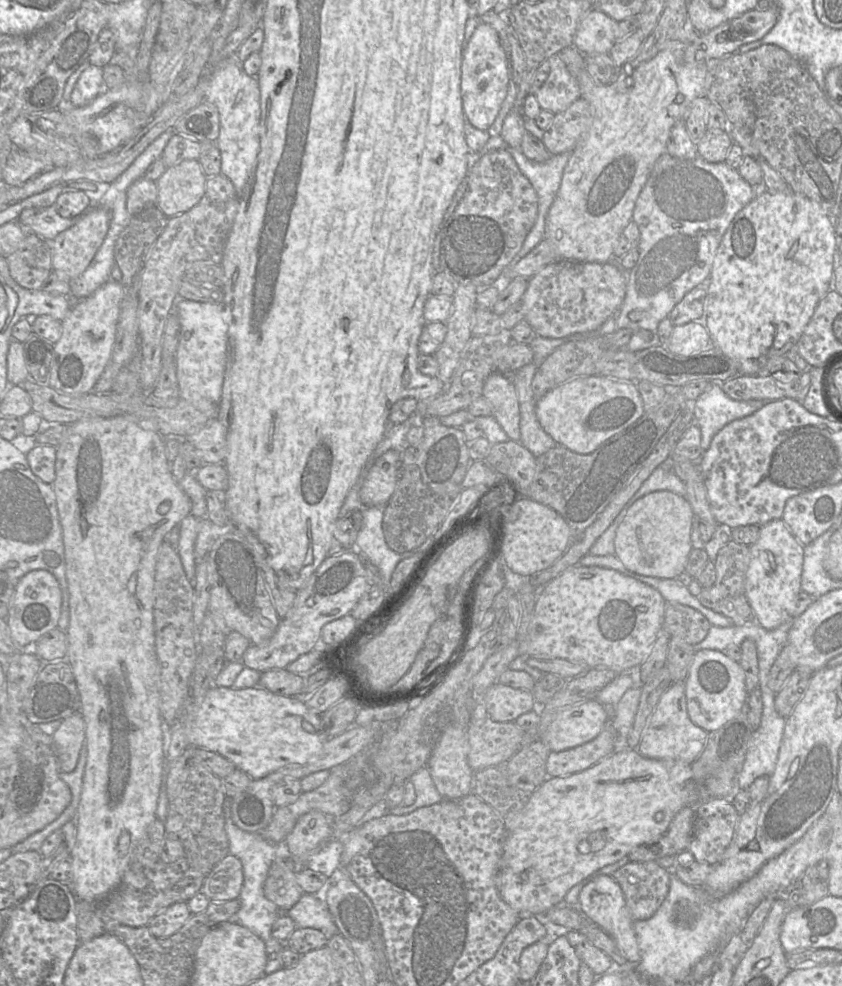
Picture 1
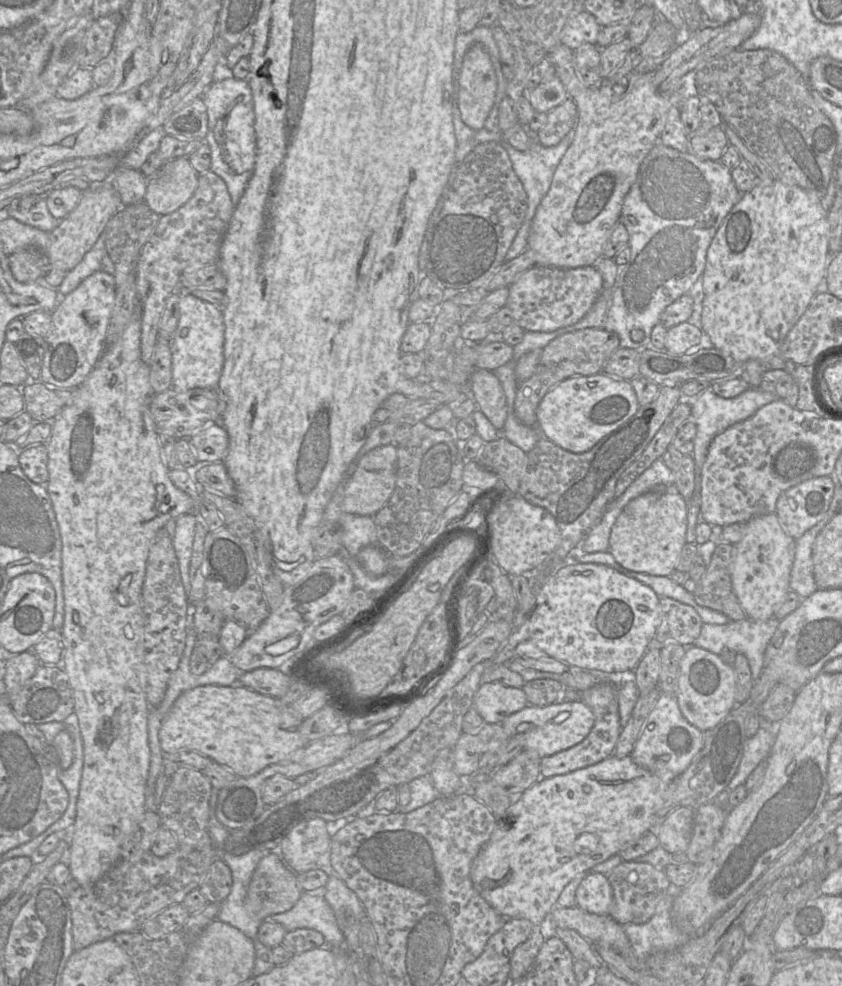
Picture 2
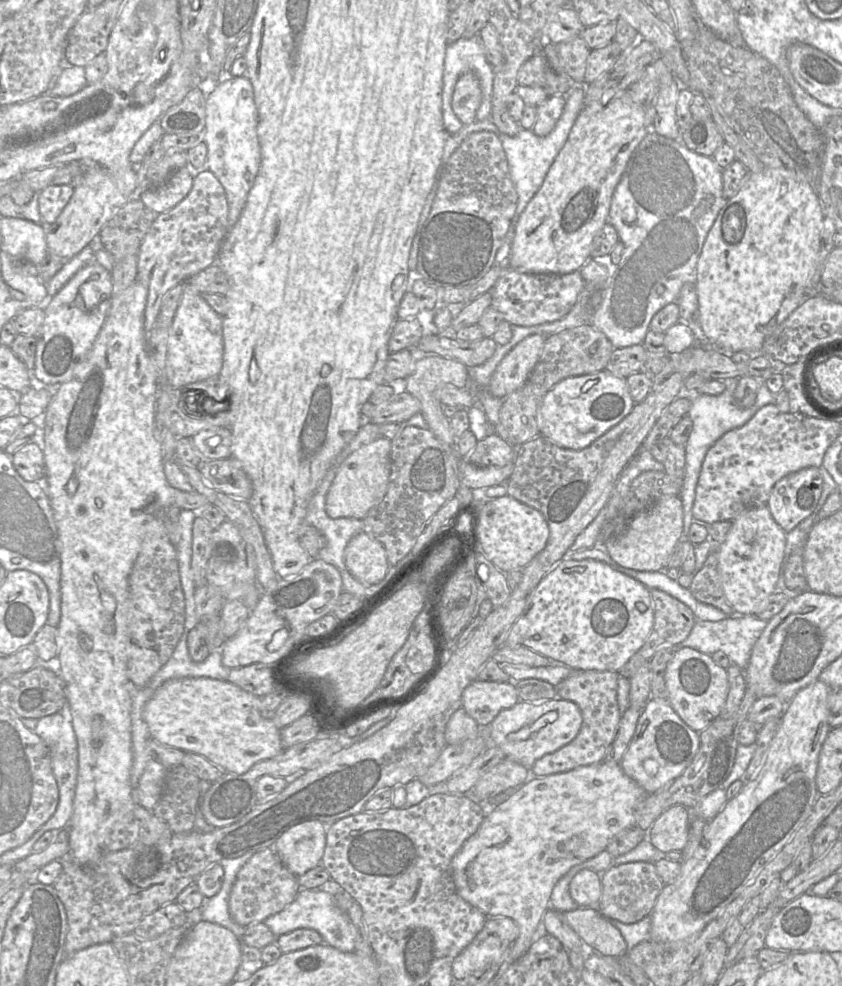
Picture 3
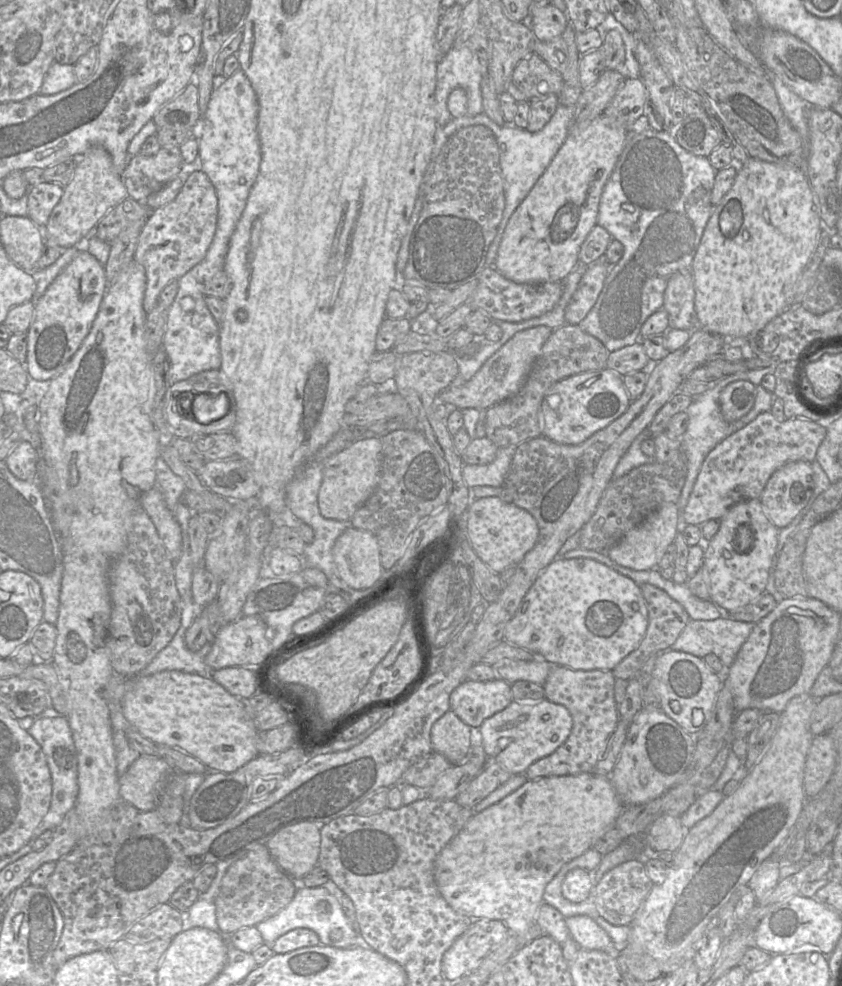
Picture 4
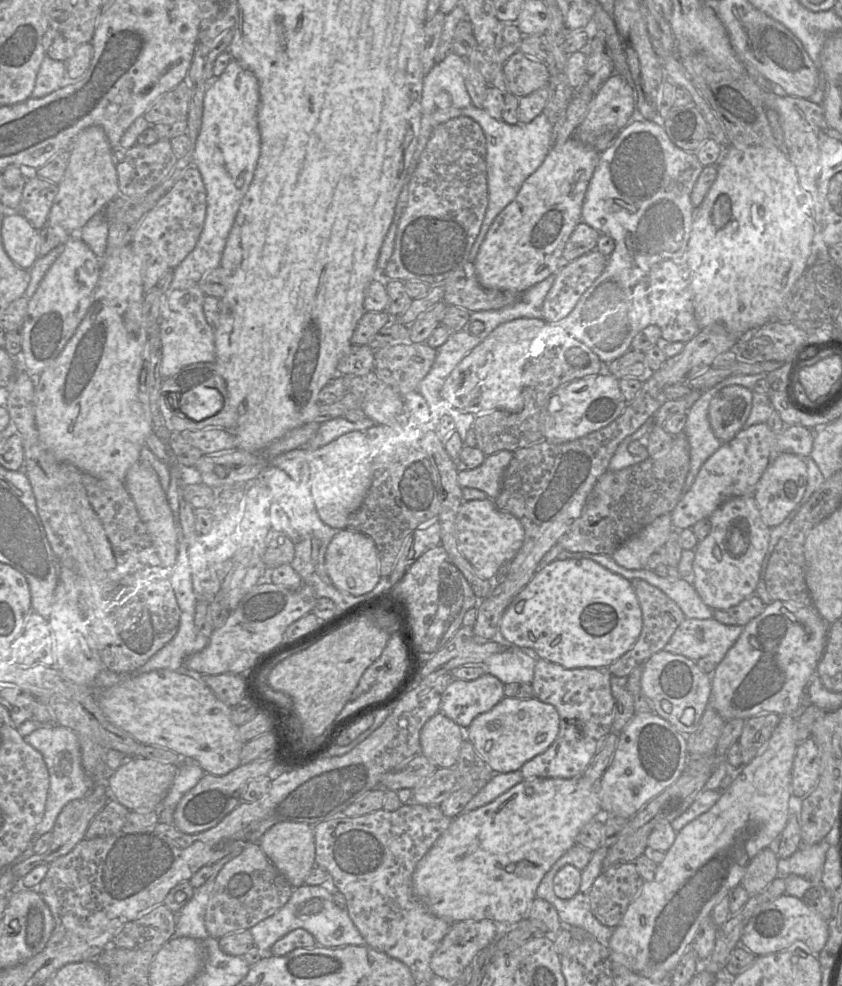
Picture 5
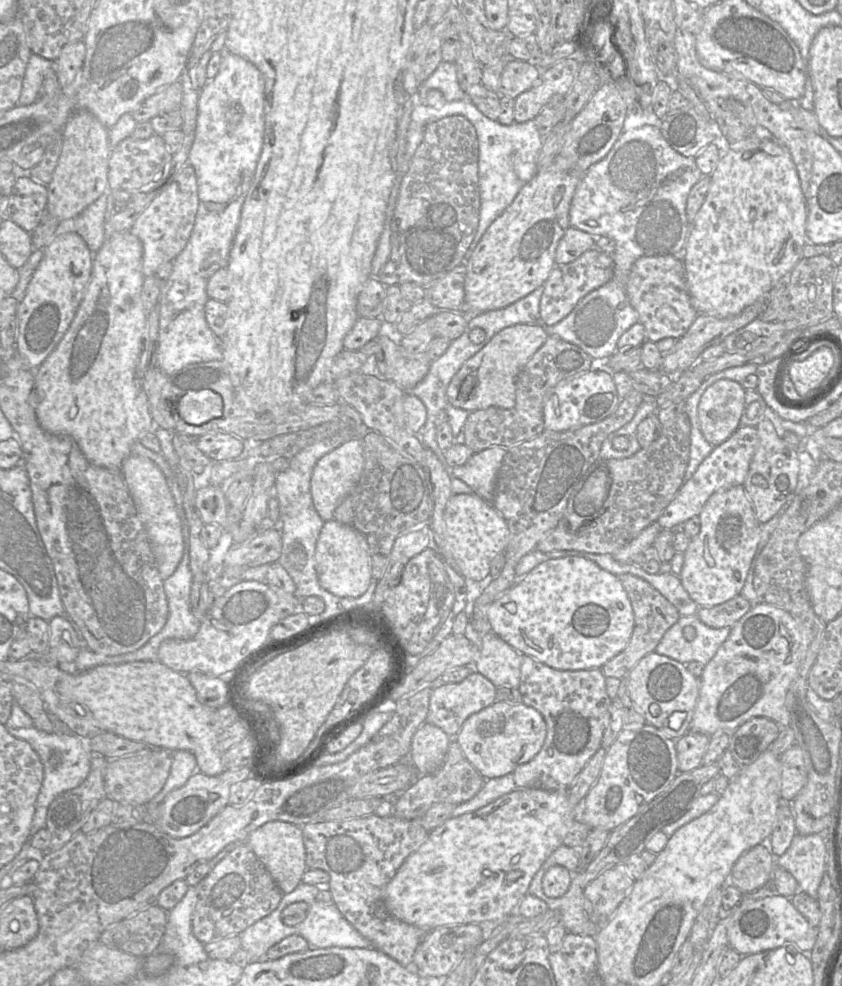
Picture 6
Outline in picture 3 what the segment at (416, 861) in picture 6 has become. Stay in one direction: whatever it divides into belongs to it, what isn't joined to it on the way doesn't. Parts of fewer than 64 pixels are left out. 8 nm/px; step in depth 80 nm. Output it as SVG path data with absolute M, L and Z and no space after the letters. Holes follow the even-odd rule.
M600 762L582 766L574 770L552 774L543 777L530 777L506 801L498 806L488 809L484 821L478 830L463 844L451 862L452 878L458 895L467 903L483 912L488 917L508 917L516 922L519 928L518 938L510 945L508 964L518 960L530 948L535 940L538 924L542 921L544 913L550 908L550 896L553 887L570 868L578 865L606 850L609 841L618 833L635 826L635 810L645 798L646 792L635 781L628 777L620 764Z

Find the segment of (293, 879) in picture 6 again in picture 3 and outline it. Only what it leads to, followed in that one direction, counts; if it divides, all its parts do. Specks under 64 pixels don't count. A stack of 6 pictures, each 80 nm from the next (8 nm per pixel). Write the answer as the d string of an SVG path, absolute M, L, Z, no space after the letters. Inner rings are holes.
M308 820L286 830L274 843L273 850L287 869L300 877L321 865L325 845L325 825Z

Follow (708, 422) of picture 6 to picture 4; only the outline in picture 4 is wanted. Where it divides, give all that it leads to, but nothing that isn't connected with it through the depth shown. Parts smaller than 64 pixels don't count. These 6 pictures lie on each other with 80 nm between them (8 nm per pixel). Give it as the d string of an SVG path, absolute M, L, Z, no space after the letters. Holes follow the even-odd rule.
M740 380L728 384L720 393L719 406L727 422L735 422L753 407L756 385Z

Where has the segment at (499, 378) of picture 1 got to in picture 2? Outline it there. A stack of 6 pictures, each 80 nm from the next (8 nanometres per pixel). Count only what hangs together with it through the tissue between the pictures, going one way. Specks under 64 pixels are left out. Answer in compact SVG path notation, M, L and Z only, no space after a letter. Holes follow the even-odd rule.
M476 369L470 379L470 398L474 399L481 411L499 431L508 416L506 396L500 380L493 371Z

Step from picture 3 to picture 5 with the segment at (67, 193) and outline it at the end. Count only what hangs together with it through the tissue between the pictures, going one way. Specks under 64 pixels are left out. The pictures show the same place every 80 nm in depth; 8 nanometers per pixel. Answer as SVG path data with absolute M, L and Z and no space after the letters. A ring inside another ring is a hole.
M33 177L25 181L17 212L36 230L48 223L48 216L57 195L56 184Z

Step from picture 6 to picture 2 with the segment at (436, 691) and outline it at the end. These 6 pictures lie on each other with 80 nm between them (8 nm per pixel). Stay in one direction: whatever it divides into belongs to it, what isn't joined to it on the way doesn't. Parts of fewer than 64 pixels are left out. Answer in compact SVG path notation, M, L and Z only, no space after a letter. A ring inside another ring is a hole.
M482 682L473 697L472 707L487 724L501 724L513 713L528 705L521 688L507 687L500 683Z

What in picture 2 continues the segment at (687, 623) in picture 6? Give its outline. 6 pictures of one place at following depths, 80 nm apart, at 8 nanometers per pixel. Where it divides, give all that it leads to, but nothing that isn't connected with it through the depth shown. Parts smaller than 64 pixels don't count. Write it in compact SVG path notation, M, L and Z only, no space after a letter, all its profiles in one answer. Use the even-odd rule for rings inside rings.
M745 618L739 621L730 621L727 624L717 625L703 623L699 637L695 640L693 646L702 648L716 655L724 651L733 651L737 654L743 654L749 663L751 675L757 680L764 669L765 650L776 631L780 620L771 618L765 621L752 618Z

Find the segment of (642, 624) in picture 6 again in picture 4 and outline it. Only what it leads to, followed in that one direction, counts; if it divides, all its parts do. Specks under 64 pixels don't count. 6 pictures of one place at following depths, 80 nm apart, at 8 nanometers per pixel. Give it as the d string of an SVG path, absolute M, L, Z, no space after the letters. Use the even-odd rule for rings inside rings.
M647 583L640 584L639 586L647 607L648 626L638 647L612 669L612 674L615 678L624 680L636 677L646 660L652 654L671 650L670 647L677 640L678 636L690 620L685 609L678 602L673 600L665 591Z

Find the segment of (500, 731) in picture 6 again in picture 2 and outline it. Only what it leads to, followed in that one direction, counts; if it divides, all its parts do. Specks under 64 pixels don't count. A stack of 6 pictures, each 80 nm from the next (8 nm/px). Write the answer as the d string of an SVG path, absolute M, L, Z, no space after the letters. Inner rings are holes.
M563 701L536 707L527 705L522 710L506 717L501 723L509 738L517 738L524 750L534 751L541 758L554 755L582 742L594 725L594 715L591 709L580 701ZM522 723L528 723L530 728L525 733L519 733Z

